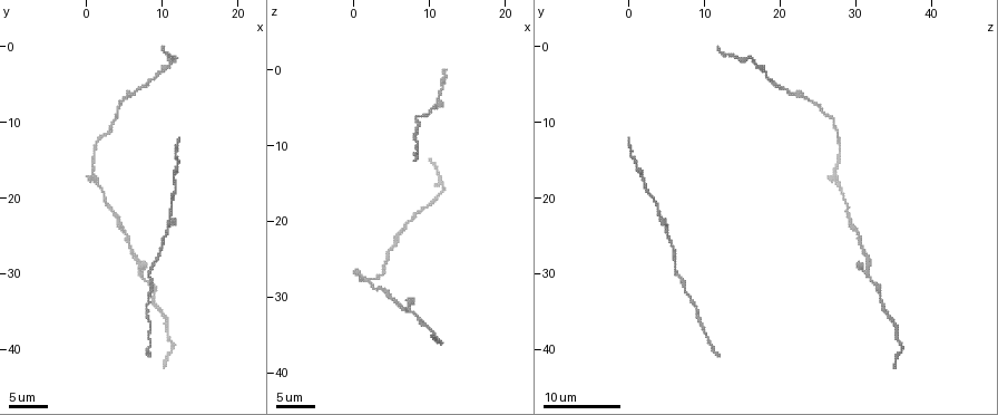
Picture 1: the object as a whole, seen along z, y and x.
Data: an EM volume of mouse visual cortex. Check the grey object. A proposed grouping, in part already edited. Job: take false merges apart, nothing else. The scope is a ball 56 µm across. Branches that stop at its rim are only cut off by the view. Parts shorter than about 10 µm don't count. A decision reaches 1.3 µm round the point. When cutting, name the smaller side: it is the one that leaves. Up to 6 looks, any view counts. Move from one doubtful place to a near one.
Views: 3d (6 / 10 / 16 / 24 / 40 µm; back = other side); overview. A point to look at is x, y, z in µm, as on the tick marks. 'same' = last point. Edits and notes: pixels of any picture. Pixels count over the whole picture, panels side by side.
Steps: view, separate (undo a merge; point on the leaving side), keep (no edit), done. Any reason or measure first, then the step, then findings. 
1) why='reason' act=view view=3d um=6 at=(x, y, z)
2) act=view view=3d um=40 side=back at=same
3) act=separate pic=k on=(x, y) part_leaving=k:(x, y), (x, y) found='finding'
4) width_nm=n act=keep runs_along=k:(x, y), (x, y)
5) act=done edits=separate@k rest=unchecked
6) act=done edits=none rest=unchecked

act=view view=3d um=10 at=(4.0, 22.5, 29.0)

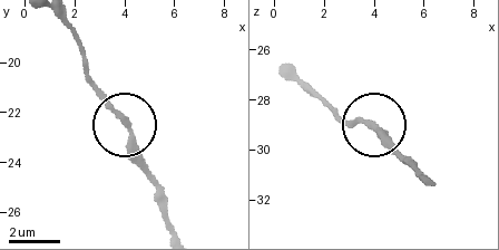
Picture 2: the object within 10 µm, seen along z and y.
act=keep found='all the same neuron'

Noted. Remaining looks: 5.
why='calibre changes' act=view view=3d um=16 at=(7.0, 30.0, 31.5)

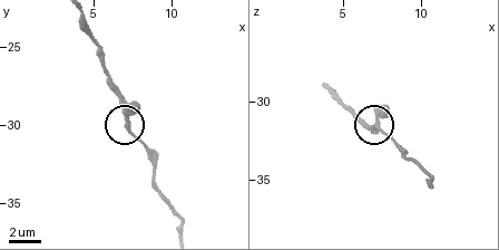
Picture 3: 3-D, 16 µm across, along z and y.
arms=3 act=keep runs_along=3:(79, 20), (96, 44), (124, 124), (154, 154) found='continuous, no second neuron'

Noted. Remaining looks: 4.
why='three-way junction' act=view view=3d um=10 at=(1.0, 16.5, 27.0)

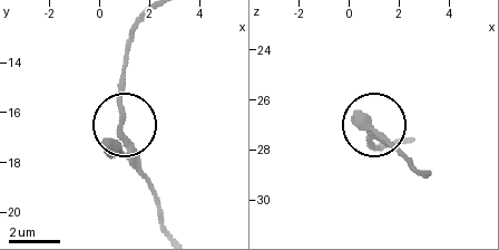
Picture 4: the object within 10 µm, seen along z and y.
act=view view=3d um=10 side=back at=(0.9, 16.6, 27.3)

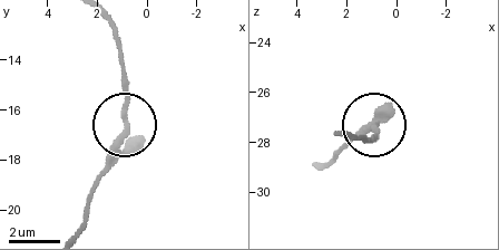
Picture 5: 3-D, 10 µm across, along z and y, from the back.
width_nm=200 act=keep runs_along=5:(108, 23), (121, 61), (127, 132), (119, 157), (98, 181) found='continuous, no second neuron'

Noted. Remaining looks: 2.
act=done edits=none rest=unchecked

